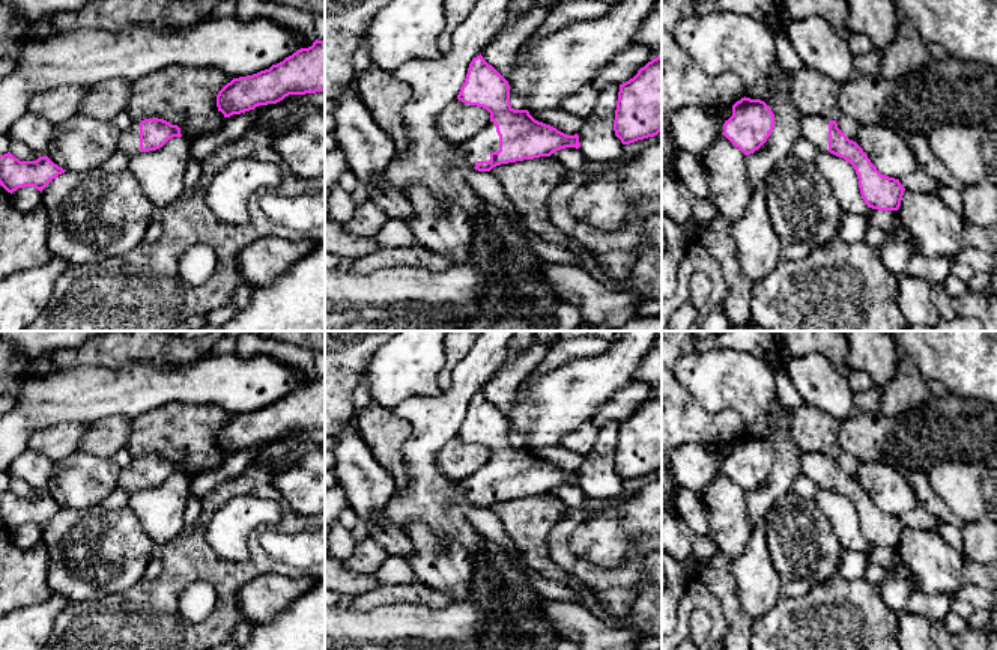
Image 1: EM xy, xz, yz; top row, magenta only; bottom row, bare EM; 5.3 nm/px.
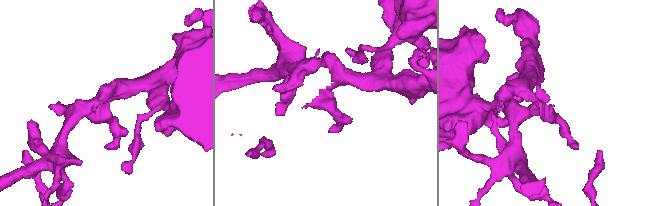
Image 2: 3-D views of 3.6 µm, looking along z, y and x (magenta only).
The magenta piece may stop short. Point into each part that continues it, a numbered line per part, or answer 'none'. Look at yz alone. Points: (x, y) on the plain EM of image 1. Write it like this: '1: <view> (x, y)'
1: yz (814, 465)

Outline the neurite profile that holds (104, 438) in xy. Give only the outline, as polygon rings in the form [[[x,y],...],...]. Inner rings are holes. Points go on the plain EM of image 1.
[[[122,415],[87,423],[87,430],[78,444],[78,451],[113,459],[120,448],[126,448],[131,432],[131,420]]]

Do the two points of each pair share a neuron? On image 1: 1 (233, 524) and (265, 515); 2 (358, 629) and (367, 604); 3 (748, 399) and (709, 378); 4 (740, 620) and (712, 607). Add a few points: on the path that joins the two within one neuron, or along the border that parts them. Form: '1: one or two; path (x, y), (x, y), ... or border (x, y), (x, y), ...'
1: one; path (241, 516), (257, 515)
2: two; border (399, 602), (369, 610), (351, 607)
3: one; path (739, 390), (728, 379), (718, 379)
4: two; border (703, 581), (719, 601), (727, 634)

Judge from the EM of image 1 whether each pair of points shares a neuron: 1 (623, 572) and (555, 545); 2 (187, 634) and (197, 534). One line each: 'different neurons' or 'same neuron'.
1: same neuron
2: same neuron

